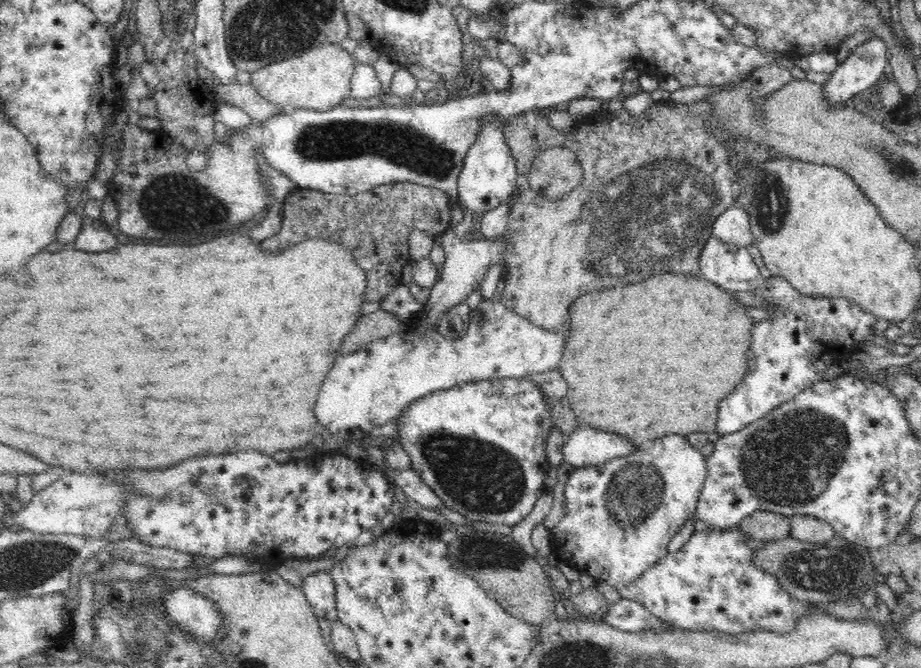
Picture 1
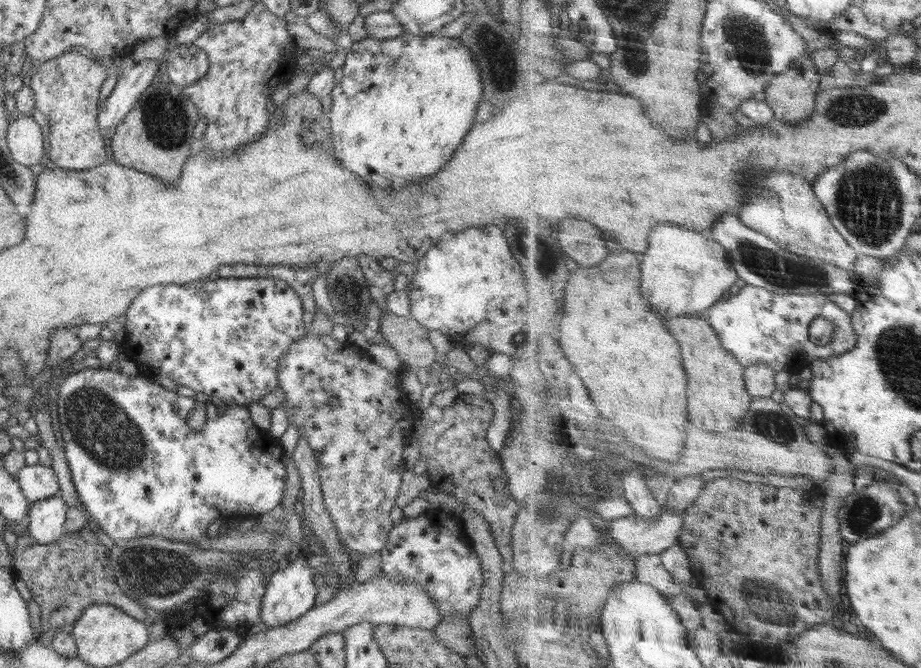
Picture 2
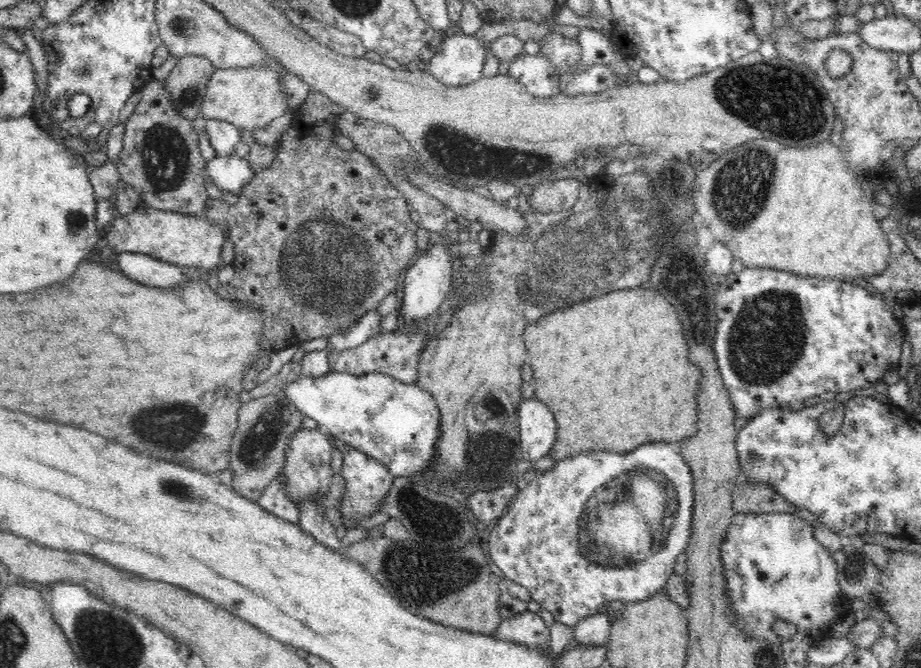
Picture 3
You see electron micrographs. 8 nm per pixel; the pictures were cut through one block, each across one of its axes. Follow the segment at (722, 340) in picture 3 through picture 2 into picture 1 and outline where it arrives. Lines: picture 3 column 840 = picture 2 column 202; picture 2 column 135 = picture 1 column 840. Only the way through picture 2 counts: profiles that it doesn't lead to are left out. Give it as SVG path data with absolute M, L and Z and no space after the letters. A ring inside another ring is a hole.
M772 275L766 279L764 288L750 290L750 294L761 296L769 302L775 304L770 308L772 320L759 322L752 330L752 344L748 348L748 372L734 387L728 396L725 396L719 404L717 416L717 429L719 435L727 435L738 432L748 424L756 422L760 417L766 416L780 404L784 404L792 397L804 392L813 384L824 380L824 372L828 370L830 364L840 360L840 350L846 346L857 344L857 348L864 346L866 342L878 346L886 346L886 331L878 323L876 317L864 312L856 304L852 304L845 298L814 298L806 296L796 290L785 278Z

